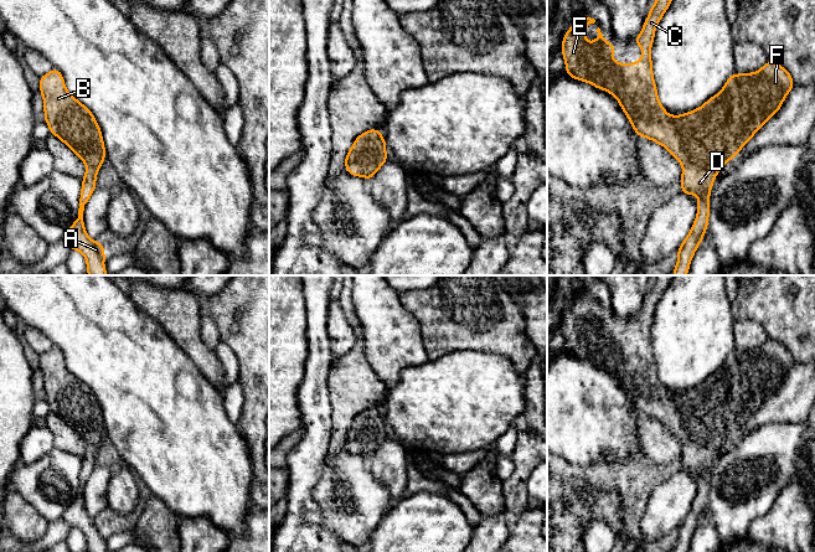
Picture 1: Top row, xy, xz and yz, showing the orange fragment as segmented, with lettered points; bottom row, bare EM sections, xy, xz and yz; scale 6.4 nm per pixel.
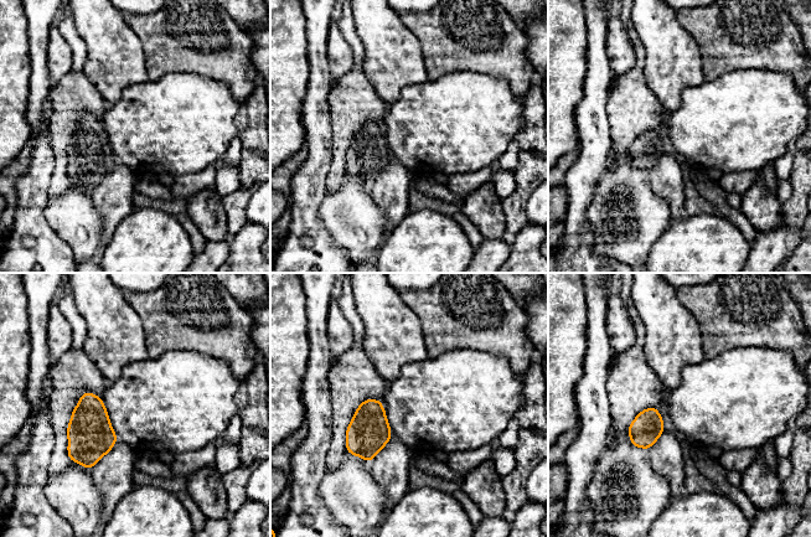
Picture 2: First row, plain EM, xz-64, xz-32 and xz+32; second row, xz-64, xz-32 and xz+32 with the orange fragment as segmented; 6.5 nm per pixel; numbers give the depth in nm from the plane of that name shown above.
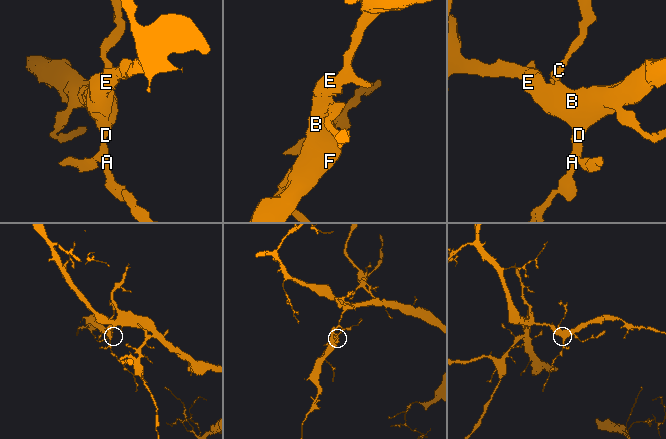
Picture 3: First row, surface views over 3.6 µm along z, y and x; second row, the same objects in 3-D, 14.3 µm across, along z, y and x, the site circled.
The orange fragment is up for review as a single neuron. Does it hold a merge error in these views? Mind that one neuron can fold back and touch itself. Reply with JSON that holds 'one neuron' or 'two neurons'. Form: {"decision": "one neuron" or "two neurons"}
{"decision": "one neuron"}

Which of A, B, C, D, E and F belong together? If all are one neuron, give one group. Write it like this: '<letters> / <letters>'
A B C D E F

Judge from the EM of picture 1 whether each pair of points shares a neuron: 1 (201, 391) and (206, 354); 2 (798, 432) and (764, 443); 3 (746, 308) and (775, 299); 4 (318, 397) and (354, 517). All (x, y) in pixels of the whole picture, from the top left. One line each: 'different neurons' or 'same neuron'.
1: different neurons
2: same neuron
3: same neuron
4: different neurons

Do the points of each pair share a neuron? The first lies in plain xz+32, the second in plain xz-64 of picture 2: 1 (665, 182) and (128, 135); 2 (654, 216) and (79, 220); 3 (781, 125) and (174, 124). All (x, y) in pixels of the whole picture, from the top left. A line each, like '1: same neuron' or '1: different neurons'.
1: different neurons
2: same neuron
3: same neuron

